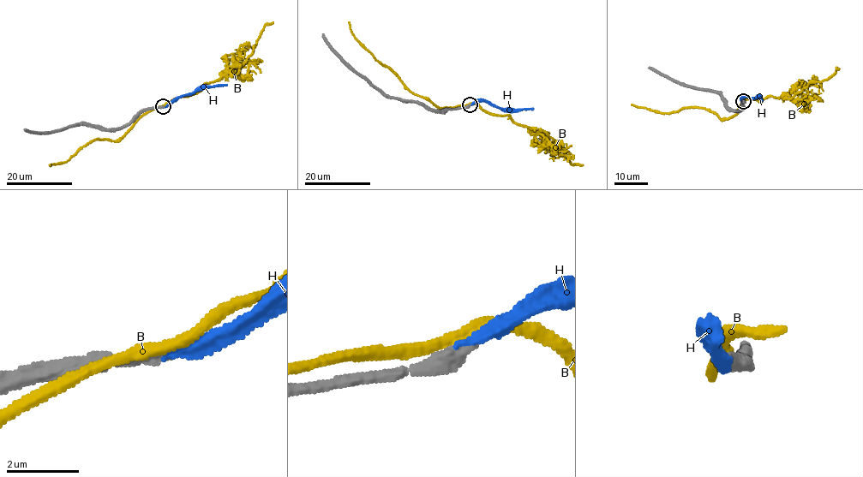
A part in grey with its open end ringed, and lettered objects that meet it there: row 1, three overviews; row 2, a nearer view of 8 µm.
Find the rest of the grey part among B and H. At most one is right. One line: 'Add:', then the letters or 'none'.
Add: H

